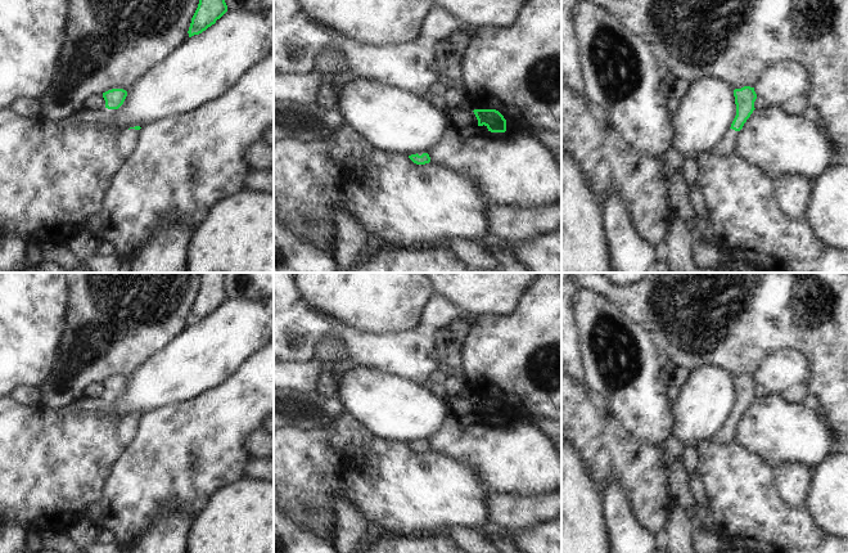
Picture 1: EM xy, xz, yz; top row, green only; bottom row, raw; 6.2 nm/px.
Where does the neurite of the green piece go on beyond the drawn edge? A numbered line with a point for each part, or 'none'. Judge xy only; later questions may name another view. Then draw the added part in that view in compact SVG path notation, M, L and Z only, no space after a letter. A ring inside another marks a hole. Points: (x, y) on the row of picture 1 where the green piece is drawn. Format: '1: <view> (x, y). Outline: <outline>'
1: xy (127, 139). Outline: M130 129L118 132L117 149L119 156L126 159L134 150L136 141L139 139L139 130Z

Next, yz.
1: yz (729, 143). Outline: M730 129L721 143L713 149L713 153L729 153L736 149L736 139L739 136L739 131Z

